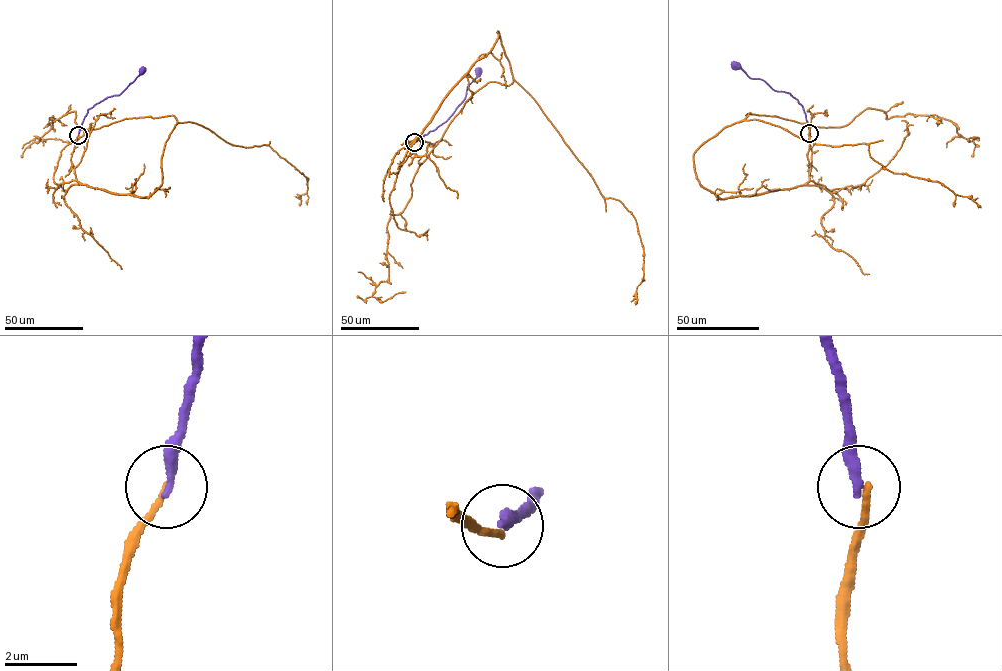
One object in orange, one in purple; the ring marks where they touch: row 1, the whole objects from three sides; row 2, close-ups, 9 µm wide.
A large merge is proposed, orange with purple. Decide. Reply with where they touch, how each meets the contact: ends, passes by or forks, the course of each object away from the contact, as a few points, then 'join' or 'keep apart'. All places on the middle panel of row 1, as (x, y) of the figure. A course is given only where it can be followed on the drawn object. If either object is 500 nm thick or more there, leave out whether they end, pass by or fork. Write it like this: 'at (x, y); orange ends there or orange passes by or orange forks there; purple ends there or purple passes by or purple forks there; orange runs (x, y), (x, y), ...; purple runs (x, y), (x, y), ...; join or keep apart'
at (414, 142); orange ends there; purple ends there; orange runs (414, 142), (498, 32), (513, 81), (467, 100), (390, 216), (388, 279), (372, 296), (406, 292); purple runs (414, 142), (449, 117), (465, 98), (467, 86), (478, 71); keep apart

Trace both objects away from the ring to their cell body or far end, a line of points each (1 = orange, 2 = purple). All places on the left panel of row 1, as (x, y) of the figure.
1: (78, 135), (76, 179), (148, 197), (177, 120), (80, 129), (73, 111), (52, 116), (36, 142), (70, 142)
2: (78, 135), (87, 110), (107, 97), (120, 94), (142, 70)

